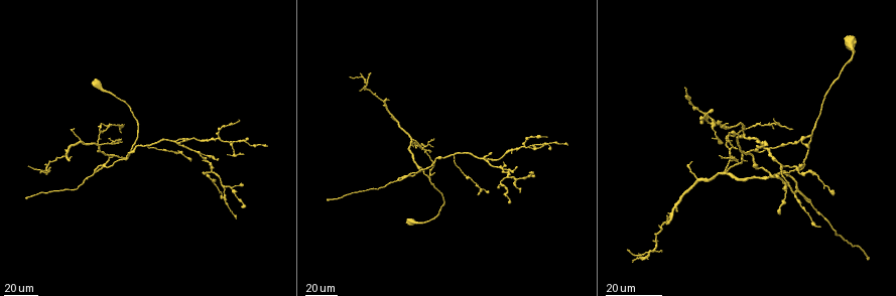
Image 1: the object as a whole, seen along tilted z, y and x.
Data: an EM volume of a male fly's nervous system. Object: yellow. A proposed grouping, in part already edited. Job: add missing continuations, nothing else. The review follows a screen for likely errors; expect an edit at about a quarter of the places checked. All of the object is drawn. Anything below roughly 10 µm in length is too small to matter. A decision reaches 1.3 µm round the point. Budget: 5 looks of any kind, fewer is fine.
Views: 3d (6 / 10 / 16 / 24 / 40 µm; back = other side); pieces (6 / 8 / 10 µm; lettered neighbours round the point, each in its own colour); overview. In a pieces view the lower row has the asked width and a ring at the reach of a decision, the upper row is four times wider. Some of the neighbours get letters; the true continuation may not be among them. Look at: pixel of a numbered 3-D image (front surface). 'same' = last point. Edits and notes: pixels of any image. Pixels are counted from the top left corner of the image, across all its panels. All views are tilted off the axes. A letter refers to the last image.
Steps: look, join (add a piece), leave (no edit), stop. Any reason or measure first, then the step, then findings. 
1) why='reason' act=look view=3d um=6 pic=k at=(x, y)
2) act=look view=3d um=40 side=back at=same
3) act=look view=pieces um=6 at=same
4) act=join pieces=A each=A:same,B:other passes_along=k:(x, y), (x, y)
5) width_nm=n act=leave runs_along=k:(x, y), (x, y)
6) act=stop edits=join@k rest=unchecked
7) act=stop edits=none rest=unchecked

why='an open end' act=look view=3d um=24 pic=1 at=(832, 193)

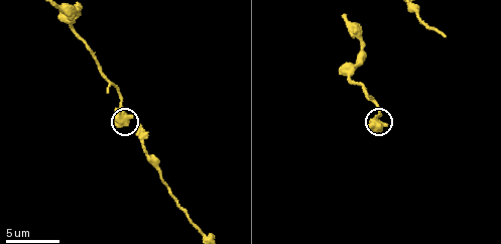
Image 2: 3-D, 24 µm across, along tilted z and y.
act=look view=pieces um=6 pic=2 at=(118, 126)

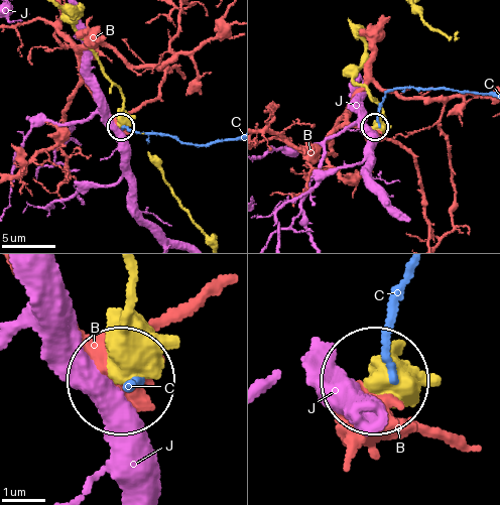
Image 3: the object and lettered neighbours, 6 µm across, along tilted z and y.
act=leave each=B:other,C:other,J:other found='none of them fits'

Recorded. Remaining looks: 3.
why='an open end' act=look view=3d um=40 pic=1 at=(778, 214)

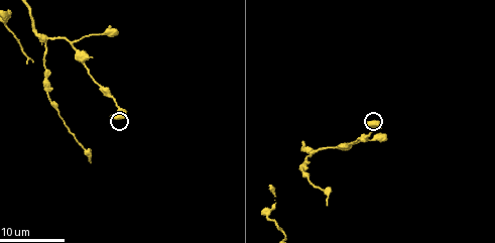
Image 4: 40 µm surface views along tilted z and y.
act=look view=3d um=6 pic=4 at=(121, 117)

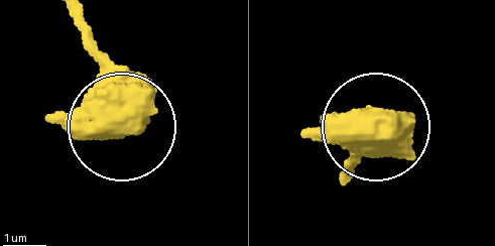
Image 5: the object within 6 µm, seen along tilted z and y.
act=look view=pieces um=6 pic=5 at=(393, 125)

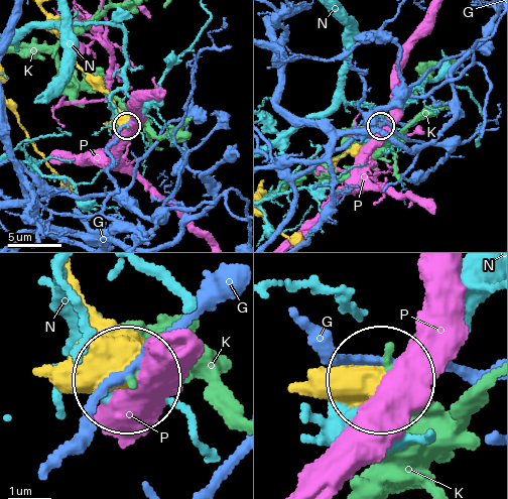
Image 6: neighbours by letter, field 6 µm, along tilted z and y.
act=leave each=G:other,K:other,N:other,P:other found='no lettered piece goes on from it'

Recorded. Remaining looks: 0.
act=stop edits=none rest=unchecked

